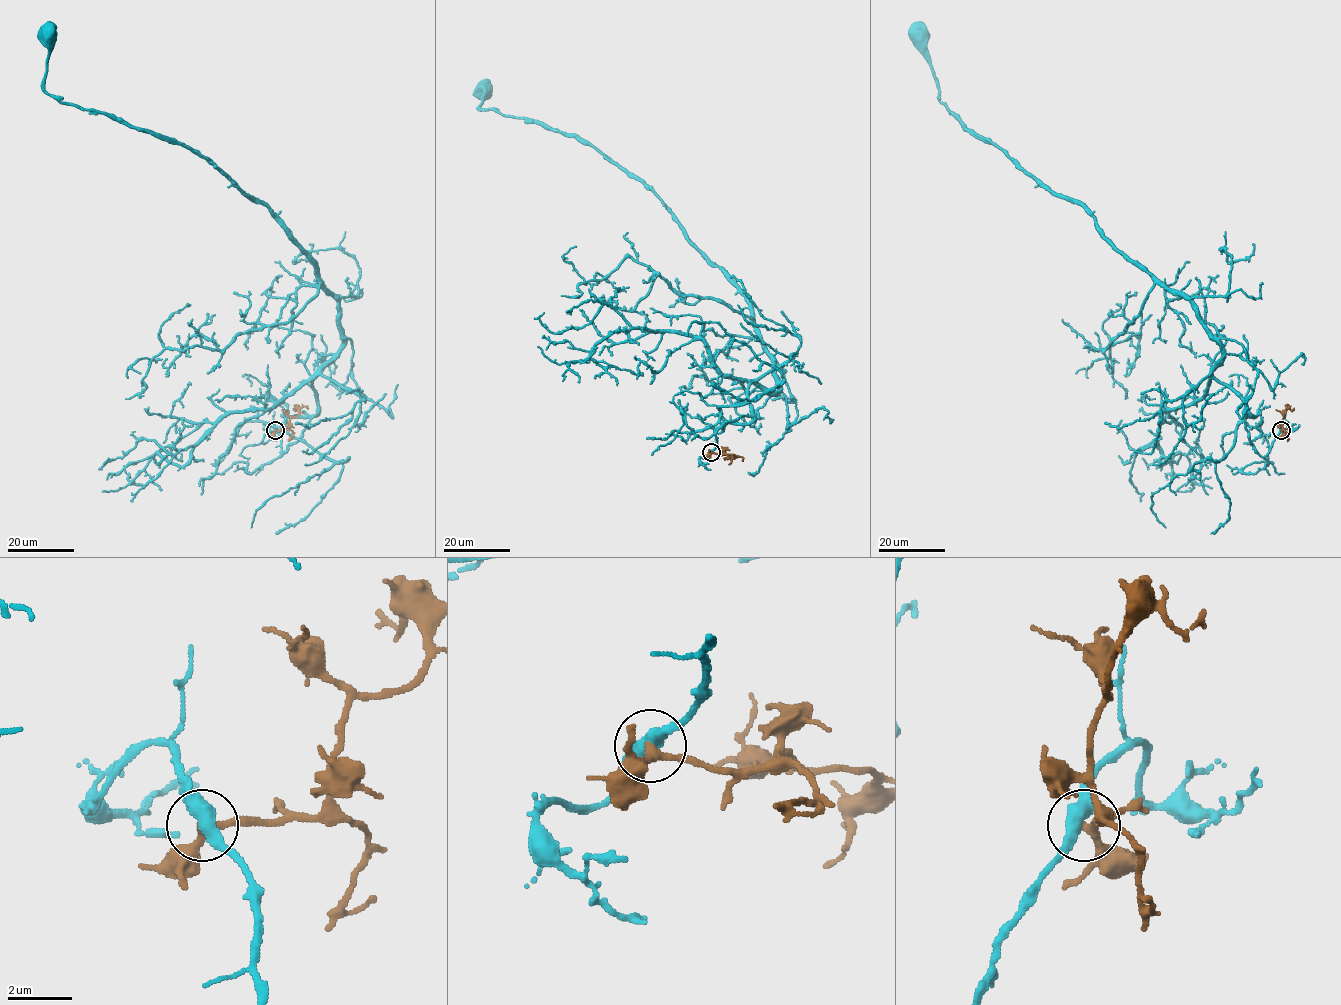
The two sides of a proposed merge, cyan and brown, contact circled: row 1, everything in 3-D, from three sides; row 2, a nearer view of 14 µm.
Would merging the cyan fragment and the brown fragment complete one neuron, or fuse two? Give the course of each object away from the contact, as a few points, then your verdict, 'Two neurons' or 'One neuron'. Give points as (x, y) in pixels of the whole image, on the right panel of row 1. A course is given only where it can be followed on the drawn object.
Course of cyan: (1281, 430), (1262, 456), (1195, 307), (966, 127), (918, 35). Course of brown: (1281, 430), (1286, 406), (1290, 406). Two neurons

